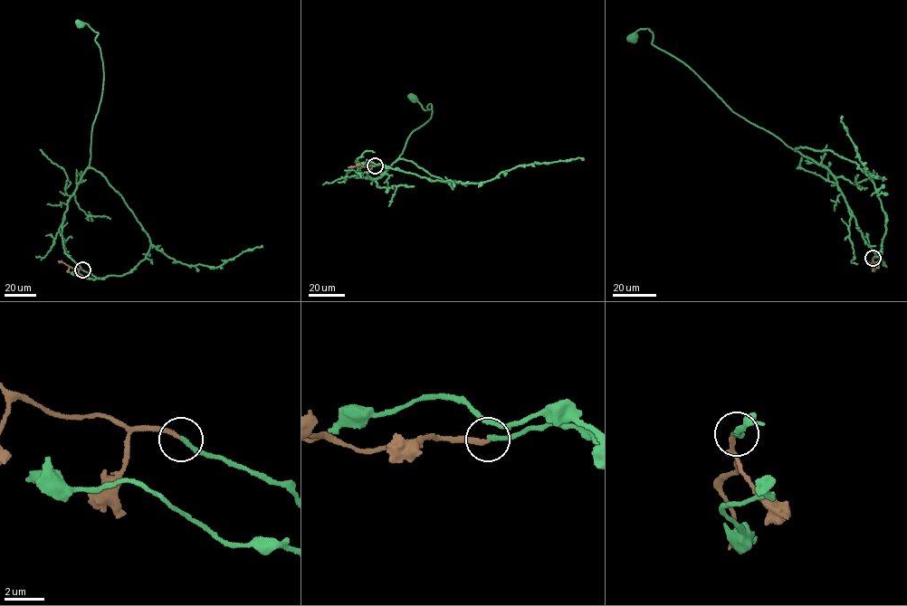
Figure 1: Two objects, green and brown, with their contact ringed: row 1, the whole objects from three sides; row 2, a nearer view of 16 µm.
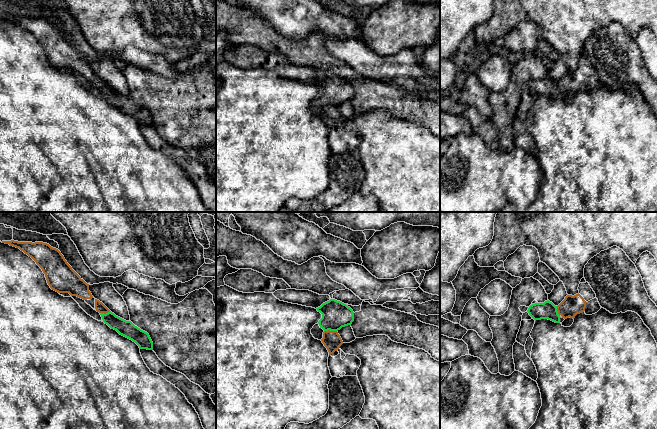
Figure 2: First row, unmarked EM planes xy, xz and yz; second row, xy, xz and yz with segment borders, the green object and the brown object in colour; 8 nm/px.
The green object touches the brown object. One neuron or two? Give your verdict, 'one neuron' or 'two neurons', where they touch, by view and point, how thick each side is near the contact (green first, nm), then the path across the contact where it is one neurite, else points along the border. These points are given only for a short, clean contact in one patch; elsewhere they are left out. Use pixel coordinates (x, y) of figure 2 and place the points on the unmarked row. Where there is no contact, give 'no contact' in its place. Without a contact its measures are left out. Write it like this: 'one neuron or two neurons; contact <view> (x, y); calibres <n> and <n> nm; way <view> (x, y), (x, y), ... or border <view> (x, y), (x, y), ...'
two neurons; contact xz (330, 106); calibres 220 and 150 nm; border xz (336, 106), (324, 107)

